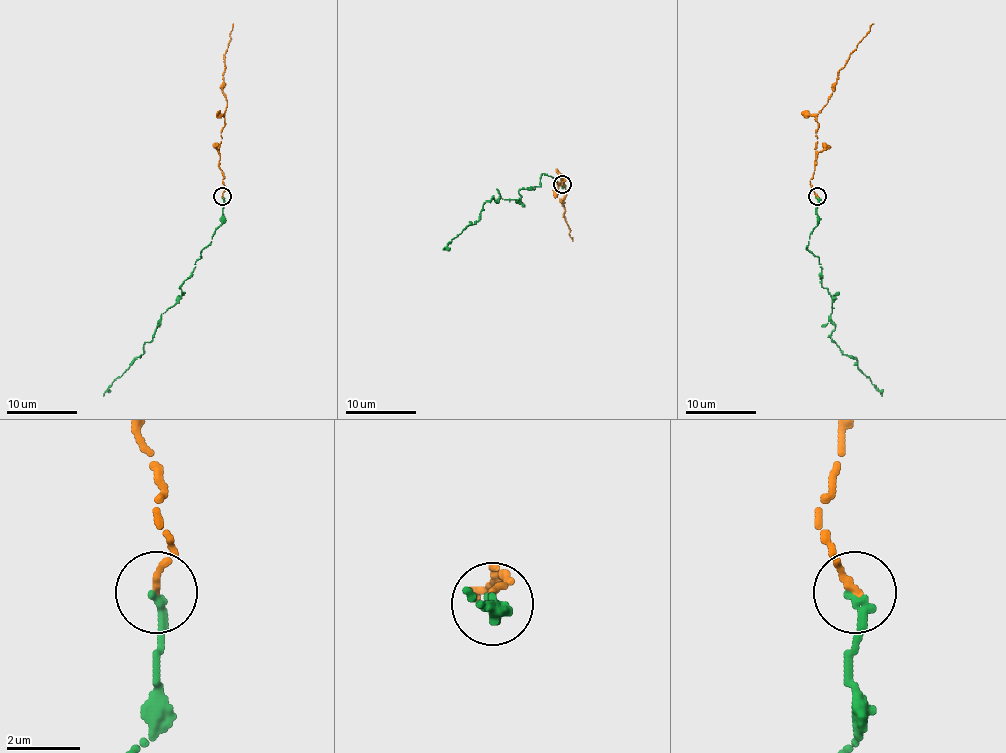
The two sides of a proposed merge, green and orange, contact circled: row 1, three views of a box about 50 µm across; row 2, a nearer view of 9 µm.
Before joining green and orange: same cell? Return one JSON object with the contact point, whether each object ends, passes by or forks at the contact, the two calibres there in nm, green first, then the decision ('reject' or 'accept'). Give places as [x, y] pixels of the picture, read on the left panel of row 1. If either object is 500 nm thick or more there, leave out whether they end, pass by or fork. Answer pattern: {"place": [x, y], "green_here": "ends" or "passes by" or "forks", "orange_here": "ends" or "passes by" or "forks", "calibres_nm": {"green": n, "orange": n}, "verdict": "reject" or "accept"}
{"place": [222, 196], "green_here": "ends", "orange_here": "ends", "calibres_nm": {"green": 280, "orange": 190}, "verdict": "accept"}

